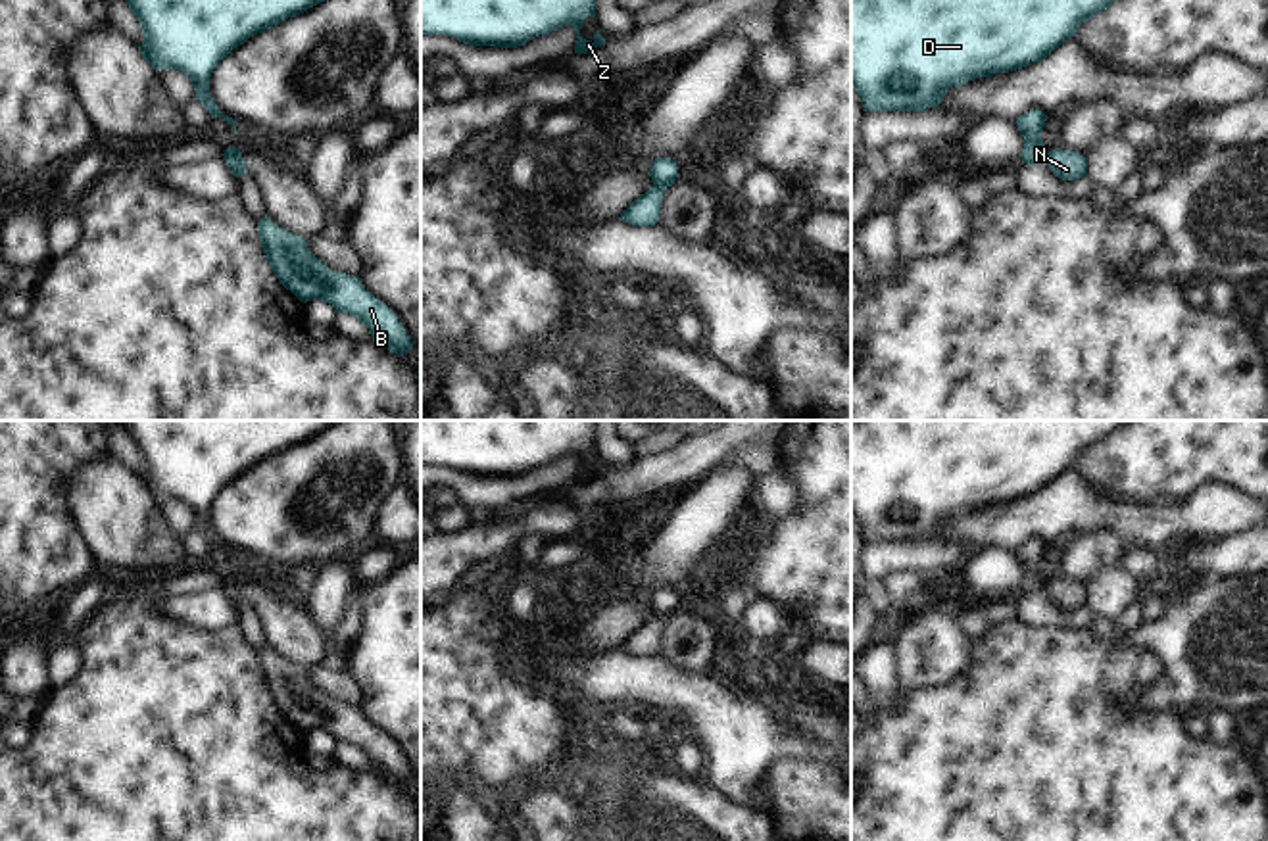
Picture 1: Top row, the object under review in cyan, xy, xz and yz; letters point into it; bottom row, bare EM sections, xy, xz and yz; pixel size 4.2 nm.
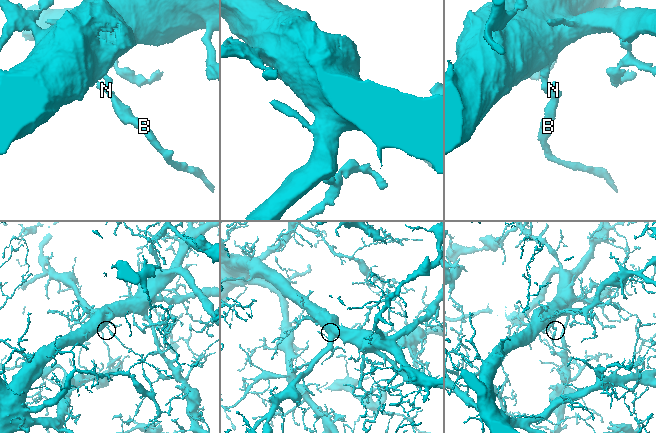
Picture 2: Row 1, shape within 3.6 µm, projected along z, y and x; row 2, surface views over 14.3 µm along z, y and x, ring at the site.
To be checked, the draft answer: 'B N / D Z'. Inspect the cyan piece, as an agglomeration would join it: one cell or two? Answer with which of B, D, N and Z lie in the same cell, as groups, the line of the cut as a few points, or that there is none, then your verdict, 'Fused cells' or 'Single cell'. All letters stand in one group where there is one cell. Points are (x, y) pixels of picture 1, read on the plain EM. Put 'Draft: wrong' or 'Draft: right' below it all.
Groups: B N / D Z. Split along xz (654, 613), (665, 619). Fused cells
Draft: right

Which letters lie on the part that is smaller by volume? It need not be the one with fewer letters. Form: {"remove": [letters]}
{"remove": ["B", "N"]}

